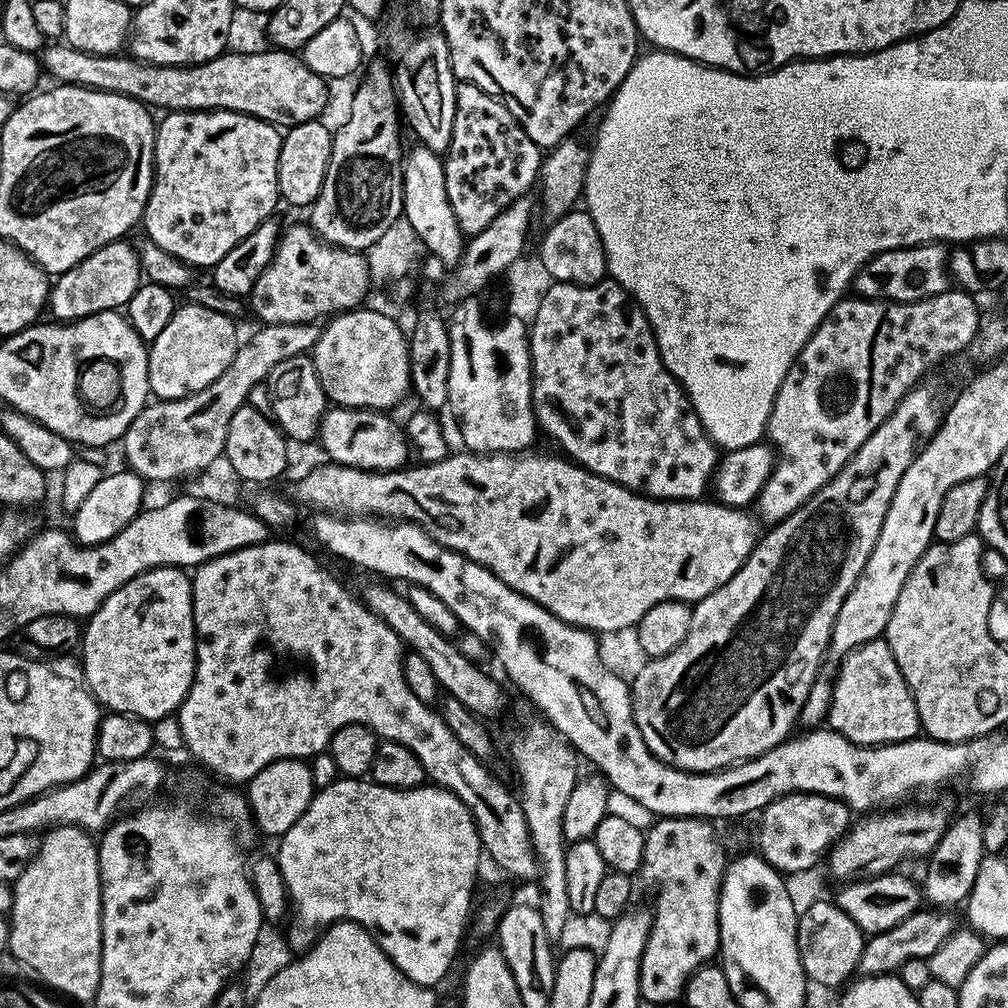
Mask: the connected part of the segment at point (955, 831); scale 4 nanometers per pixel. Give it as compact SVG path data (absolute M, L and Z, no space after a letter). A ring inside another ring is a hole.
M968 812L956 819L956 817L949 823L947 831L944 832L943 837L936 844L935 848L929 853L926 868L926 876L922 879L922 894L925 901L928 901L936 908L952 908L954 904L963 903L969 893L972 892L975 878L978 874L978 866L981 865L982 860L986 855L984 846L984 819L981 813Z

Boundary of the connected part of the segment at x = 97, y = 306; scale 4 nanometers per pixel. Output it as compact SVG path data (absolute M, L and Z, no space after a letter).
M123 239L115 240L90 254L82 262L78 262L70 270L59 273L51 285L47 307L57 321L76 321L88 315L98 314L112 309L123 309L140 288L142 273L140 270L140 255L135 247Z

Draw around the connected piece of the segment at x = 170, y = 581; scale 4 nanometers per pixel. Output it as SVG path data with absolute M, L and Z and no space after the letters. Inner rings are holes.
M152 568L149 572L138 574L130 582L126 582L114 594L110 594L100 604L97 612L87 617L82 628L82 667L84 682L88 691L96 697L96 703L107 709L108 712L125 712L127 716L136 716L140 720L155 722L163 716L171 716L180 707L186 694L192 688L192 679L196 677L196 627L194 626L194 606L192 605L192 582L189 573L182 568Z

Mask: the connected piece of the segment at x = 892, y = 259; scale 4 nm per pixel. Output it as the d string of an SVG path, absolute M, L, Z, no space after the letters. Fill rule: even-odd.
M940 242L880 252L856 271L851 291L865 300L886 300L893 304L913 304L937 296L950 288L949 253L949 249Z

